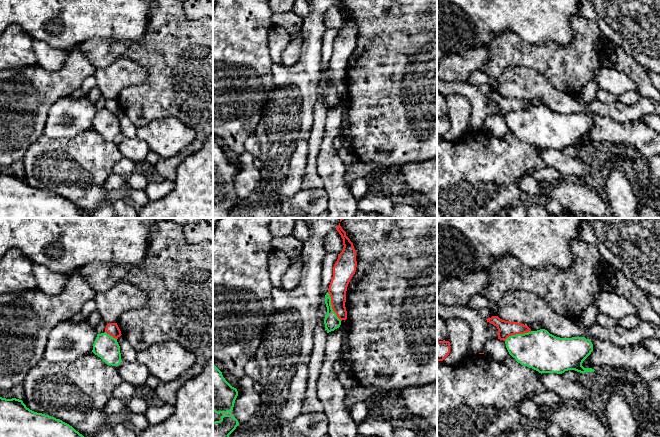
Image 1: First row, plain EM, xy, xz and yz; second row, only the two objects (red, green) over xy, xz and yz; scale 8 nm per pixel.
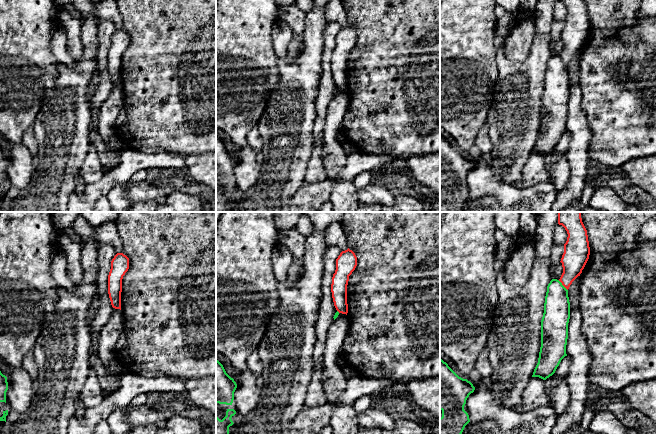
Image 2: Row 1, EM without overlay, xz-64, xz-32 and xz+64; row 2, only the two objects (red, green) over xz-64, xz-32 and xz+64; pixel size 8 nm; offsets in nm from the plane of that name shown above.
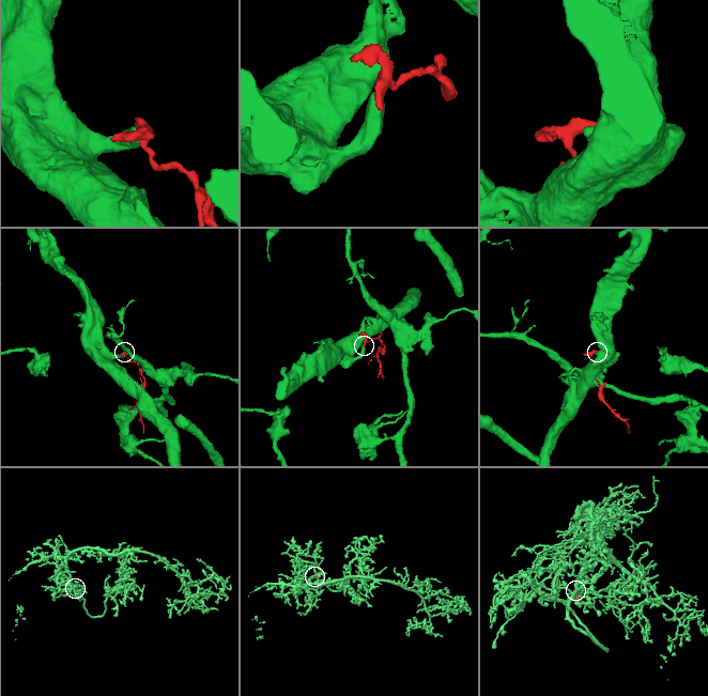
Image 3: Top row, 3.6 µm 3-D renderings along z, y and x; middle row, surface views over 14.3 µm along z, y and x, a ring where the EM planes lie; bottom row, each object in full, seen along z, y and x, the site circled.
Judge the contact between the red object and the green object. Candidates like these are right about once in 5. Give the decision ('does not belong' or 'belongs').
does not belong

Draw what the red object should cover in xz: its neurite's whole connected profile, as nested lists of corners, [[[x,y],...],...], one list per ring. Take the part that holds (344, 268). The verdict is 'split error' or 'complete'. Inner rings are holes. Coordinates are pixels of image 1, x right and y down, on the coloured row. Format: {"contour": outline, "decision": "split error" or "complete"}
{"contour": [[[339,225],[336,230],[343,239],[343,250],[338,254],[338,259],[333,267],[333,277],[331,279],[328,293],[331,297],[331,305],[337,317],[342,321],[347,319],[345,307],[346,291],[350,280],[356,272],[357,261],[356,251],[353,243],[346,236],[346,232]]], "decision": "complete"}

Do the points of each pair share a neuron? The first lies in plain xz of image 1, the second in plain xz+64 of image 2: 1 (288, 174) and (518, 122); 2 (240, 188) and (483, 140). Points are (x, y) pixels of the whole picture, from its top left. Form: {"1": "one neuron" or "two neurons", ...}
{"1": "one neuron", "2": "two neurons"}

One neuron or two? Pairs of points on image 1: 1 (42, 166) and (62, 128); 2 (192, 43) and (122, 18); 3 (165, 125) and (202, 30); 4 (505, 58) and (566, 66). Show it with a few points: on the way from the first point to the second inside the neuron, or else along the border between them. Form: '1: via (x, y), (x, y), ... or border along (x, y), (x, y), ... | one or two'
1: border along (80, 132), (66, 138), (48, 138), (43, 134) | two
2: border along (150, 10), (146, 33), (139, 39), (128, 41) | two
3: border along (146, 124), (158, 118), (177, 117), (190, 126) | two
4: via (520, 58), (551, 59) | one

